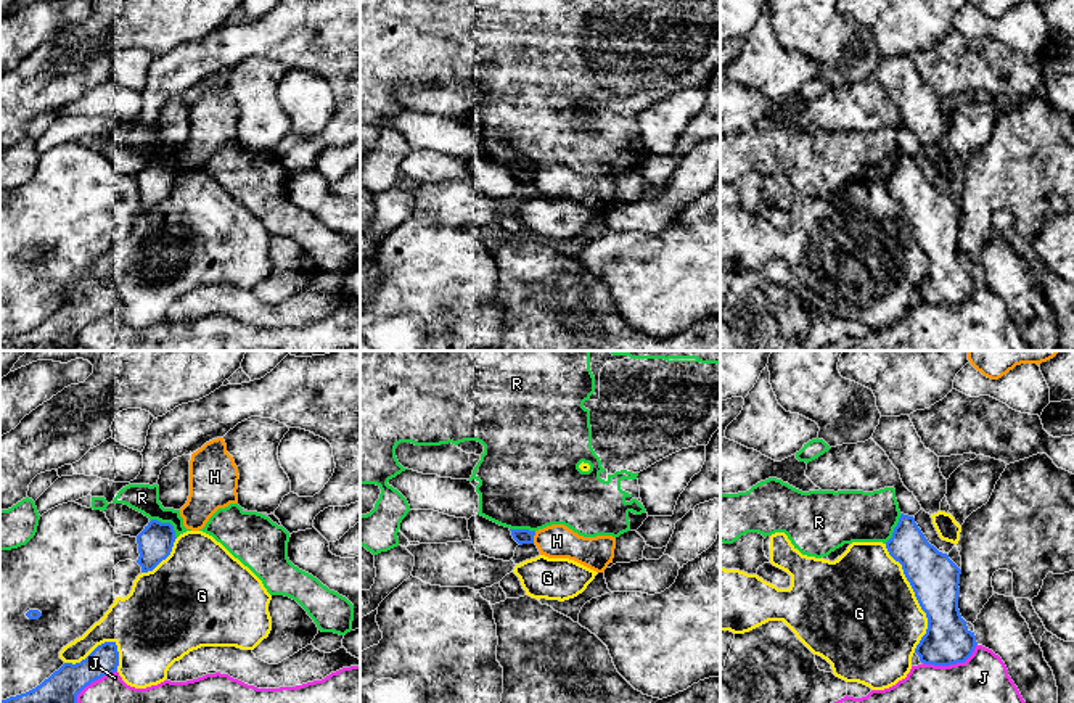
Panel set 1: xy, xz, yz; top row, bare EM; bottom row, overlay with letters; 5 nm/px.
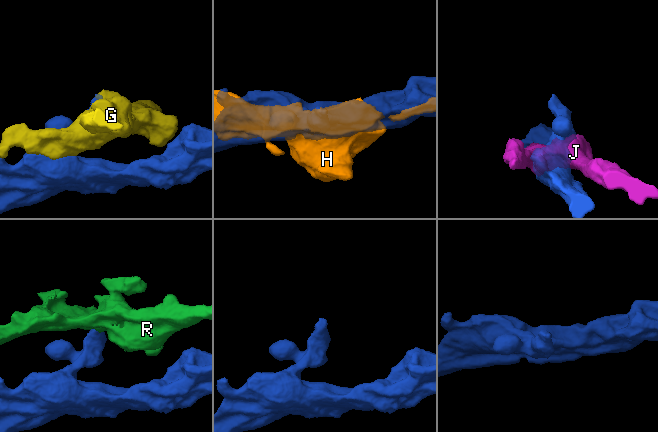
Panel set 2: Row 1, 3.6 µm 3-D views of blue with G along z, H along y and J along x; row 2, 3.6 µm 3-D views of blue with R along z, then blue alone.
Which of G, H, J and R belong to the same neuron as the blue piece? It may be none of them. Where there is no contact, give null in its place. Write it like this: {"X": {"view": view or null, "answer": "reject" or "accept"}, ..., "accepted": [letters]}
{"G": {"view": "yz", "answer": "reject"}, "H": {"view": "xz", "answer": "reject"}, "J": {"view": "yz", "answer": "reject"}, "R": {"view": "xy", "answer": "reject"}, "accepted": []}

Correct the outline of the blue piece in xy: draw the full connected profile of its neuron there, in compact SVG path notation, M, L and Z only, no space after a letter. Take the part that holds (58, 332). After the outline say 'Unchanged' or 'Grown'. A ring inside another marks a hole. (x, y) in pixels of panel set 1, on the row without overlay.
M105 282L80 302L64 302L35 328L0 339L0 351L87 351L77 343L77 335L92 322L116 312L117 306L116 282Z. Unchanged

